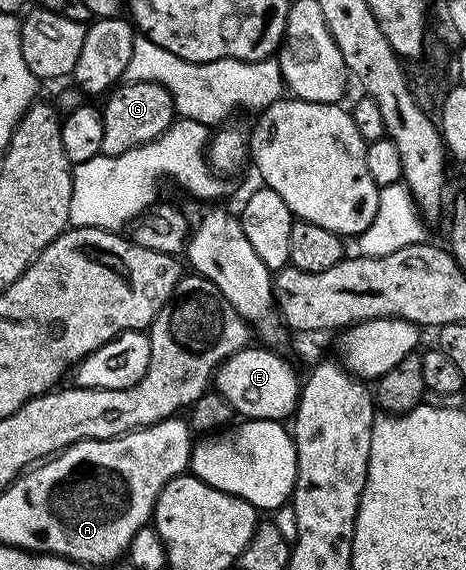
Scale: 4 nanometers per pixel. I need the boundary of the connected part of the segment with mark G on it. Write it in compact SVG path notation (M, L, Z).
M129 81L119 83L106 94L107 102L101 105L105 132L101 134L102 156L119 157L133 147L141 147L162 133L176 120L177 114L173 107L173 99L165 87L157 83Z

